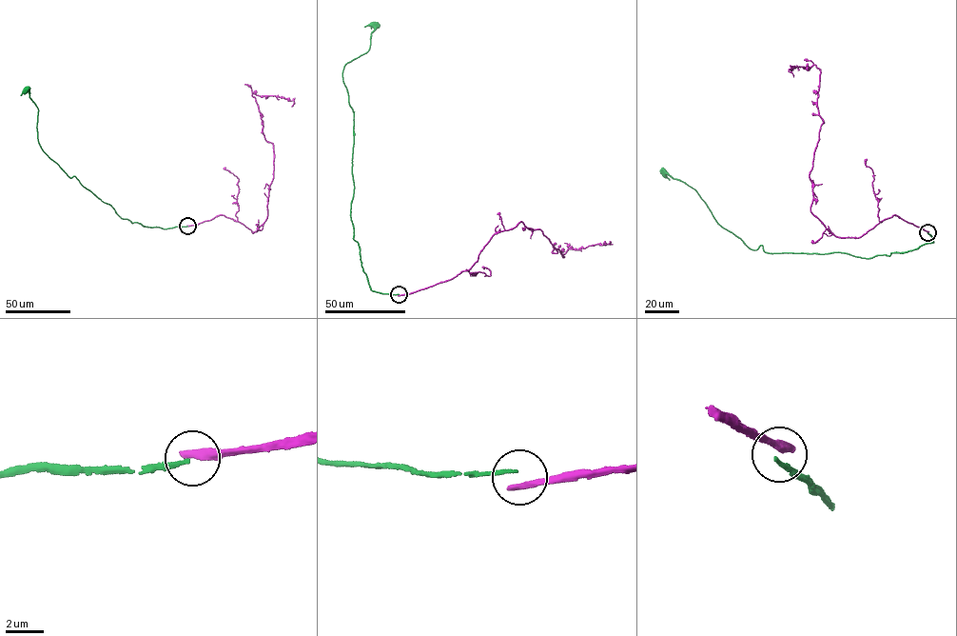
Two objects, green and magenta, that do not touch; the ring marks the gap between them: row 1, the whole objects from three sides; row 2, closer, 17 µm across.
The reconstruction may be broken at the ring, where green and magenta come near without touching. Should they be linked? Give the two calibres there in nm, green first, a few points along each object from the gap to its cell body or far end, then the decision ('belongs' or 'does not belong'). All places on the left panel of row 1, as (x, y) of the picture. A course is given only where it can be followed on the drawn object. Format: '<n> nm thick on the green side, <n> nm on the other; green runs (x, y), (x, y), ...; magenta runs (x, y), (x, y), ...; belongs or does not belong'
190 nm thick on the green side, 500 nm on the other; green runs (187, 226), (164, 228), (132, 223), (121, 218), (74, 176), (68, 176), (41, 149), (38, 110), (26, 89); magenta runs (187, 226), (223, 214), (252, 232), (263, 224), (274, 149), (263, 133), (252, 91), (293, 100), (291, 107); does not belong

